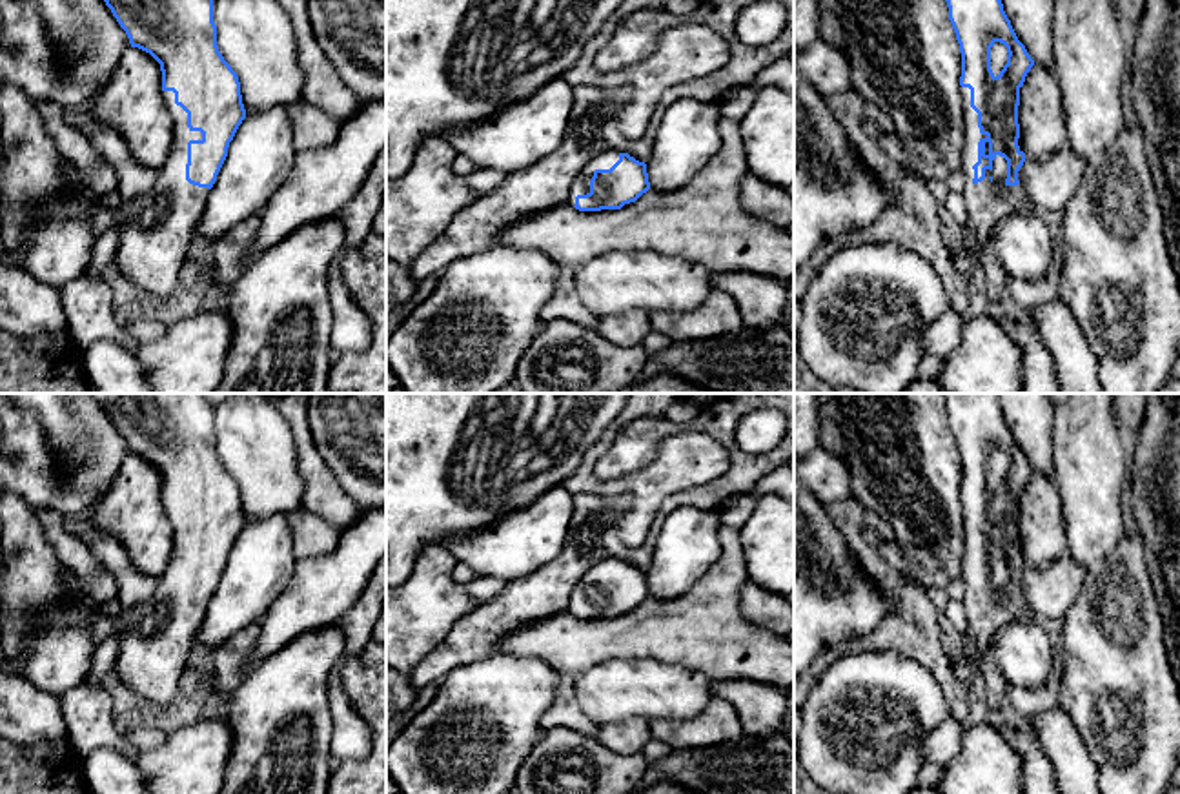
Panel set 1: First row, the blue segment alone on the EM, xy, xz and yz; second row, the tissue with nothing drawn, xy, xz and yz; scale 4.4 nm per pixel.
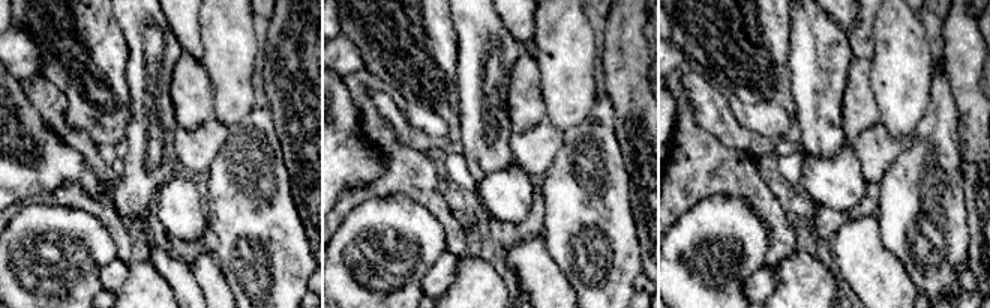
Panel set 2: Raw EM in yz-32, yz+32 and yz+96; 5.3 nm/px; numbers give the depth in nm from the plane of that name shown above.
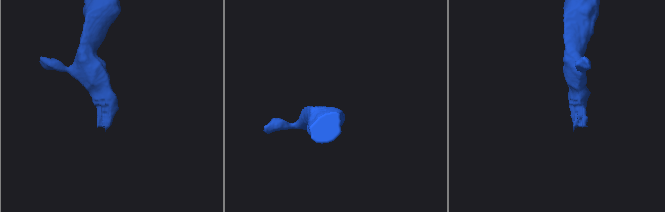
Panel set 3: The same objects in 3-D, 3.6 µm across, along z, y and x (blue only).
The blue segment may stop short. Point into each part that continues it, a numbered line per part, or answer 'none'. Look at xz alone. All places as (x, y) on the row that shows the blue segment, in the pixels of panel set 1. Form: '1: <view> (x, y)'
1: xz (607, 159)

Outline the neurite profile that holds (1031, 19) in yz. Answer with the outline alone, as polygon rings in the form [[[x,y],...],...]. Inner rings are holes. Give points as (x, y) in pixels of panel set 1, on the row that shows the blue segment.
[[[1002,0],[1002,4],[1018,40],[1025,46],[1034,64],[1053,71],[1051,16],[1054,0]]]

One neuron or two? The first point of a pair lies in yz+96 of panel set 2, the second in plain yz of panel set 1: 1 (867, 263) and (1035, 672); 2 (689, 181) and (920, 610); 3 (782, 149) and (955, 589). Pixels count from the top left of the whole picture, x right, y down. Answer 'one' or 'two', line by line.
1: two
2: one
3: one

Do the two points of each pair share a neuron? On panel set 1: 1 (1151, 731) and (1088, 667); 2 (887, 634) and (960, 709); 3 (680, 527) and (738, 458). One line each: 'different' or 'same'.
1: same
2: same
3: different

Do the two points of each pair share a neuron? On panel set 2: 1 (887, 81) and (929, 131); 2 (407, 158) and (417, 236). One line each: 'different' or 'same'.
1: different
2: different

